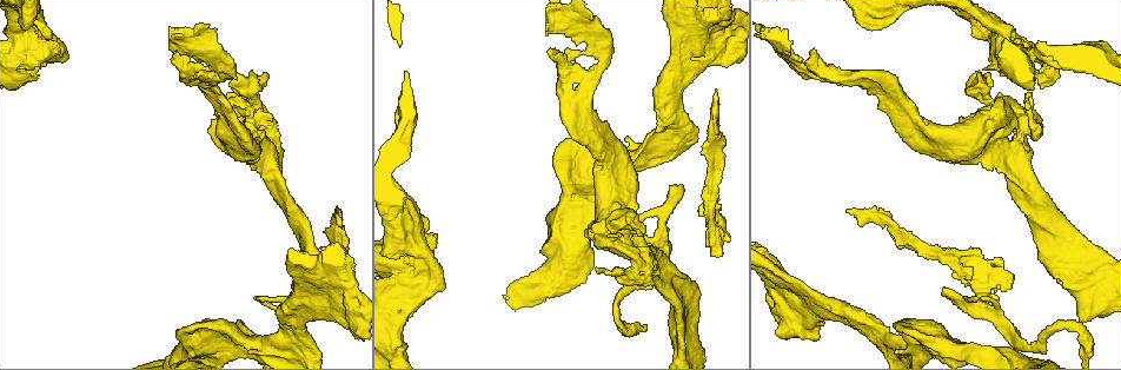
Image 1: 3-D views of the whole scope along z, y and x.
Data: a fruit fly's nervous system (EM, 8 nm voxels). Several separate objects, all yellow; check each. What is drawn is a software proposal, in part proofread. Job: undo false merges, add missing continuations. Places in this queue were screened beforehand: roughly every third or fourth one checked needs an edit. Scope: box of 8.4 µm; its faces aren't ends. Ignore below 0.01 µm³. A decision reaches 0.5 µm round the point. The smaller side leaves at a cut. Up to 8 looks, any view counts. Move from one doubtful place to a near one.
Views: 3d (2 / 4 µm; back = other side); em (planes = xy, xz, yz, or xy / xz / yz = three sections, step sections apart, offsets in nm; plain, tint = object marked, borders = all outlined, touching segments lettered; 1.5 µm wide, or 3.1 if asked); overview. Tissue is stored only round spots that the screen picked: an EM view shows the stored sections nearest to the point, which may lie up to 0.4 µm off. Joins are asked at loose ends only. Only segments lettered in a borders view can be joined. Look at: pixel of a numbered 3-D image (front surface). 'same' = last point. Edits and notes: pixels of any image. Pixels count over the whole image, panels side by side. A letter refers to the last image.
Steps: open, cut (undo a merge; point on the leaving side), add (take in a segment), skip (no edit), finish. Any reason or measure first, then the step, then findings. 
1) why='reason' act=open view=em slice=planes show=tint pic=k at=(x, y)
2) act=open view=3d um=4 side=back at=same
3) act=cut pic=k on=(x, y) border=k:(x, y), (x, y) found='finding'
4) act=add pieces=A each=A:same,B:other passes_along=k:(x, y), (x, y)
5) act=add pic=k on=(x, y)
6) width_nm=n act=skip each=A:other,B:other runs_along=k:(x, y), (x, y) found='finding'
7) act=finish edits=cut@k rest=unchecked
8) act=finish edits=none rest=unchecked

why='free end' act=open view=3d um=4 pic=1 at=(720, 253)

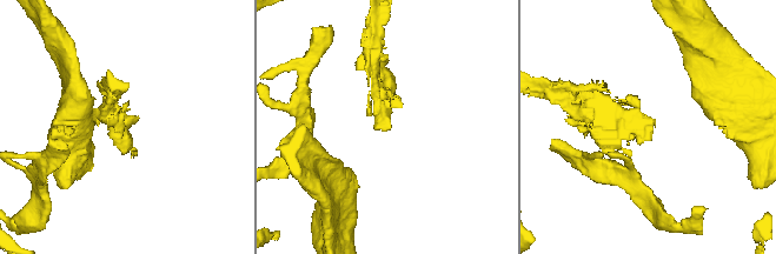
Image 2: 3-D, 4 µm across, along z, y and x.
why='now the EM' act=open view=em slice=xy step=4 show=borders pic=2 at=(389, 128)

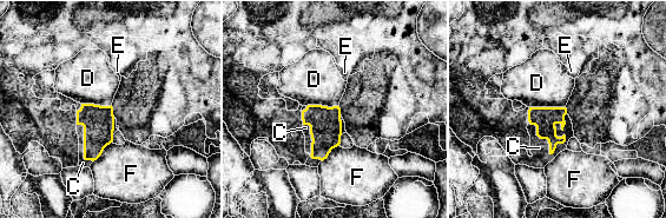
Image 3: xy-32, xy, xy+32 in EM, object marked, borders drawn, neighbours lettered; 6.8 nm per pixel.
why='cut it another way' act=open view=em slice=xz step=8 show=borders at=same

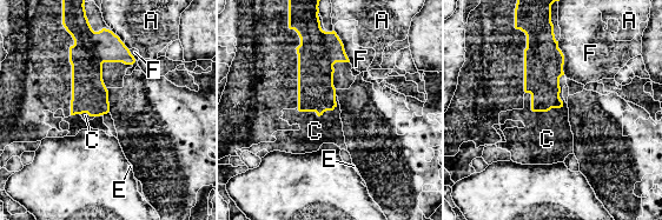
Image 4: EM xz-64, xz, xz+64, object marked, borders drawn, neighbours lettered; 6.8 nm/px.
longest_contact=C:340nm act=add pic=4 on=(547, 138) each=A:other,C:same,E:other,F:other passes_along=4:(542, 74), (562, 105), (547, 138) found='the cell continues'

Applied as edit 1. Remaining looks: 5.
act=open view=overview

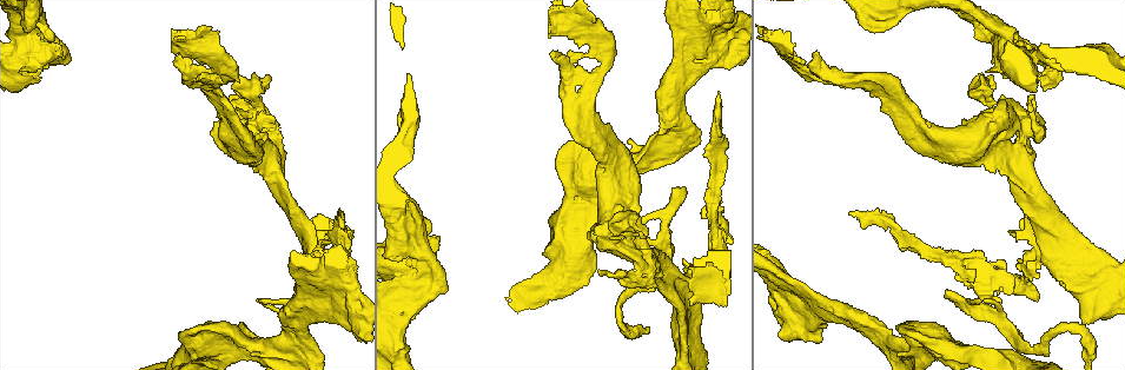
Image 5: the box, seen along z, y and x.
why='long arm stops here' act=open view=3d um=4 side=back pic=5 at=(340, 212)

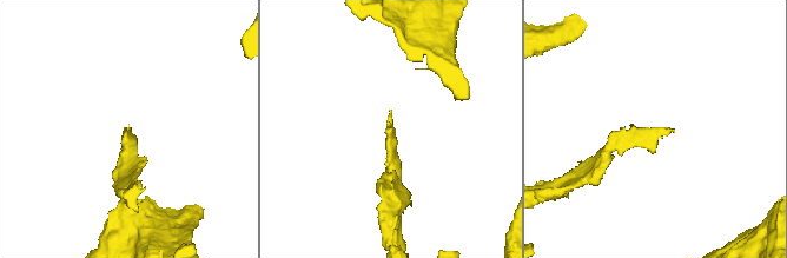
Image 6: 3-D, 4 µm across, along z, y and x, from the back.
why='shape alone is not enough' act=open view=em um=3.1 slice=planes show=borders pic=6 at=(389, 116)

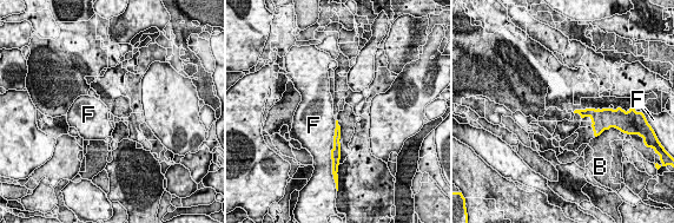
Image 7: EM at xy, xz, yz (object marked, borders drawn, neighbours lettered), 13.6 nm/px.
act=skip each=B:other,F:other found='none of them fits'

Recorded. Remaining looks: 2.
why='free end' act=open view=em slice=planes show=tint pic=5 at=(884, 105)

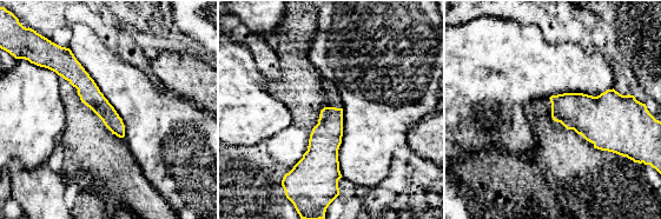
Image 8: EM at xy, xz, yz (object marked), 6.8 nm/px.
act=open view=em slice=planes show=borders at=same

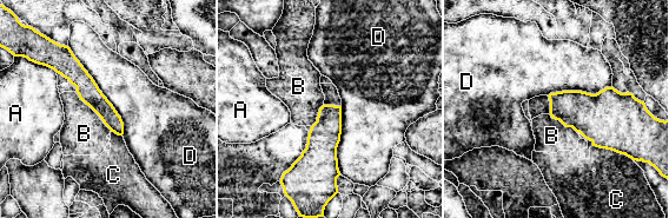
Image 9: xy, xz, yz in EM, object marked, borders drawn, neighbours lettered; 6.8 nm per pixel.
width_nm=140 act=skip each=A:other,B:other,C:other,D:other runs_along=9:(67, 51), (67, 65), (120, 131) found='no lettered segment goes on from it'

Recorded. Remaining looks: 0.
act=finish edits=add@4 rest=unchecked

